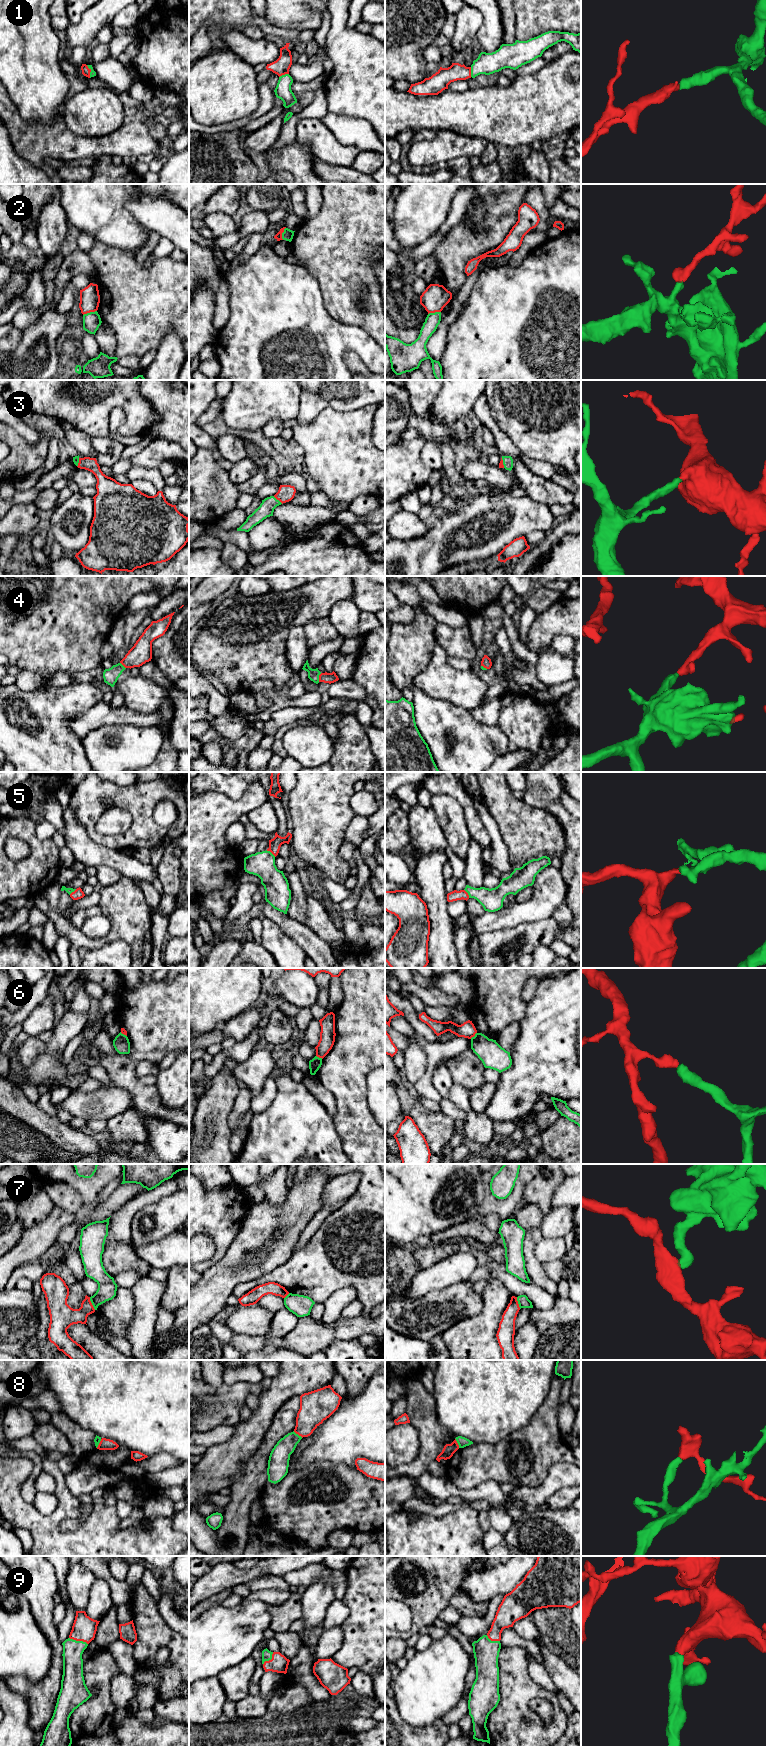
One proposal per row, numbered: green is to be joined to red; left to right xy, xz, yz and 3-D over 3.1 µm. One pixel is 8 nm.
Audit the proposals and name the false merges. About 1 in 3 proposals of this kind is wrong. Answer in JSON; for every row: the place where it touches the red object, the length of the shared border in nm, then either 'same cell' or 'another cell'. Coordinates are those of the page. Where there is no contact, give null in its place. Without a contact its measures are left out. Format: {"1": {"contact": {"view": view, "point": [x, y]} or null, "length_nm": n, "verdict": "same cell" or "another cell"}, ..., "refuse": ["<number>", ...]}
{"1": {"contact": {"view": "xz", "point": [283, 74]}, "length_nm": 90, "verdict": "same cell"}, "2": {"contact": {"view": "xy", "point": [89, 312]}, "length_nm": 120, "verdict": "another cell"}, "3": {"contact": {"view": "xz", "point": [278, 499]}, "length_nm": 100, "verdict": "same cell"}, "4": {"contact": {"view": "xz", "point": [319, 677]}, "length_nm": 80, "verdict": "same cell"}, "5": {"contact": {"view": "xz", "point": [271, 852]}, "length_nm": 90, "verdict": "same cell"}, "6": {"contact": {"view": "yz", "point": [473, 1036]}, "length_nm": 80, "verdict": "another cell"}, "7": {"contact": {"view": "xy", "point": [91, 1303]}, "length_nm": 120, "verdict": "another cell"}, "8": {"contact": {"view": "yz", "point": [457, 1443]}, "length_nm": 90, "verdict": "another cell"}, "9": {"contact": {"view": "xy", "point": [78, 1640]}, "length_nm": 160, "verdict": "same cell"}, "refuse": ["2", "6", "7", "8"]}

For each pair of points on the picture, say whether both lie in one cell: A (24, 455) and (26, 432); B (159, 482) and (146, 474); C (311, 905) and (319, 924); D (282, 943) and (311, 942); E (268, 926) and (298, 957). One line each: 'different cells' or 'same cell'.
A: different cells
B: same cell
C: same cell
D: different cells
E: same cell

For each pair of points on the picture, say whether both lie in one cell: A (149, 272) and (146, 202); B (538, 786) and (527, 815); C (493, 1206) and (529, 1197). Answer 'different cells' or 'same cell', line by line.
A: different cells
B: different cells
C: different cells

